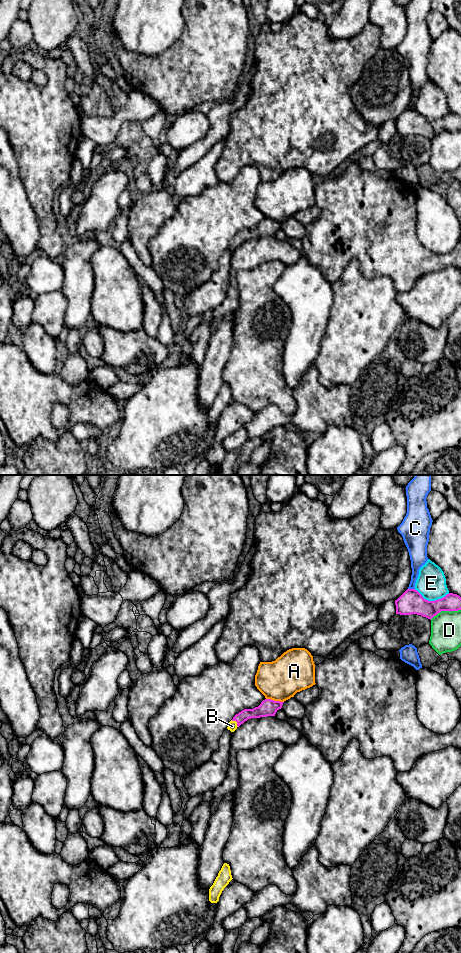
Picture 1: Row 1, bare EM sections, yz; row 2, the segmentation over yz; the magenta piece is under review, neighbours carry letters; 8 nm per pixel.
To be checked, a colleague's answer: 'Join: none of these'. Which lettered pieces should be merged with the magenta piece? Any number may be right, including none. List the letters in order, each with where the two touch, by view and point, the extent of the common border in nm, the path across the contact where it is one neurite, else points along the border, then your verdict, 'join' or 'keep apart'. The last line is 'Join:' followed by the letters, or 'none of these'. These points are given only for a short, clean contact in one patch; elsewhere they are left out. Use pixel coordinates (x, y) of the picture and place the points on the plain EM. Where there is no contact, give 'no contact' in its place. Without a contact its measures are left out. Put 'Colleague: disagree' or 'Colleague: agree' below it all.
A: contact yz (275, 221); length 150 nm; keep apart
B: contact yz (236, 241); length 80 nm; way yz (264, 229), (247, 233), (236, 241), (232, 246); join
C: contact yz (411, 109); length 60 nm; keep apart
D: contact yz (445, 130); length 260 nm; border yz (460, 129), (440, 131), (430, 139); keep apart
E: contact yz (432, 121); length 280 nm; keep apart
Join: B
Colleague: disagree

